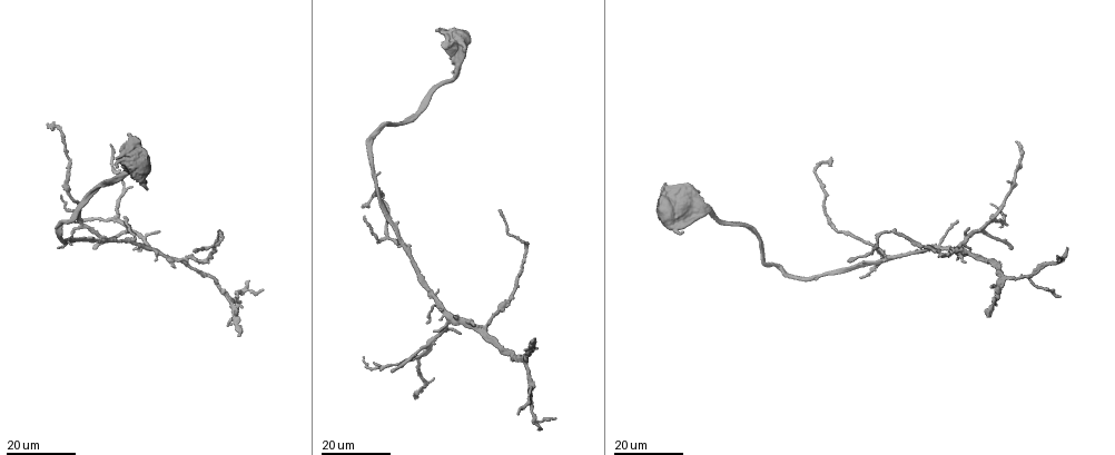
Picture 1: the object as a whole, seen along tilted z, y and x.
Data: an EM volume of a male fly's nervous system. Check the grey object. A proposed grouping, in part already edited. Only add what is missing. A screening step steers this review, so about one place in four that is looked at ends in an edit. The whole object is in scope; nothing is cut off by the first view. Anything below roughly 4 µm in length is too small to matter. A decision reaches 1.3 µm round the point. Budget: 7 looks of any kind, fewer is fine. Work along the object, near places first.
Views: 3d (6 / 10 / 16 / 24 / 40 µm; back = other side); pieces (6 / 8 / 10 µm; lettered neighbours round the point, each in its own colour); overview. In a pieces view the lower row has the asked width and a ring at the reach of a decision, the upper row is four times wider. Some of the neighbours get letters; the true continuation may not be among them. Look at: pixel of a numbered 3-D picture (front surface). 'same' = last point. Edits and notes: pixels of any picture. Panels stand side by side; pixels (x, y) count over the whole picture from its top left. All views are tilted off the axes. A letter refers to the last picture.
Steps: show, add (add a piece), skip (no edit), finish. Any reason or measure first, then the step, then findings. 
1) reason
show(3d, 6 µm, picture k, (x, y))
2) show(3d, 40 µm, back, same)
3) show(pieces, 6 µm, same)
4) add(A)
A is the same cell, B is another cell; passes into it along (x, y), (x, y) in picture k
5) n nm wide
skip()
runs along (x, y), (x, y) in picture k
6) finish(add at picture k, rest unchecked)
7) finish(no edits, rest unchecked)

free end
show(3d, 24 µm, picture 1, (520, 412))

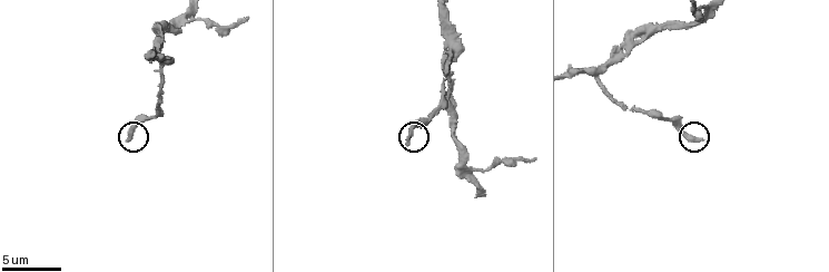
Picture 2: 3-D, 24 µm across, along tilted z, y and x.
show(pieces, 10 µm, picture 2, (406, 141))

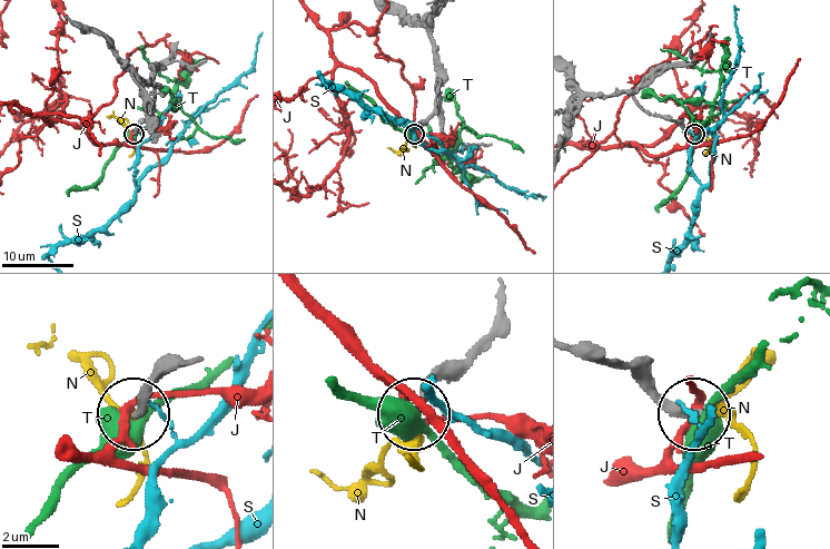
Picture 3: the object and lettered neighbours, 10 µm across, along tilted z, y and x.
add(N)
N is the same cell, J, S and T are other cells; it goes on there

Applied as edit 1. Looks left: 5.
show(overview)

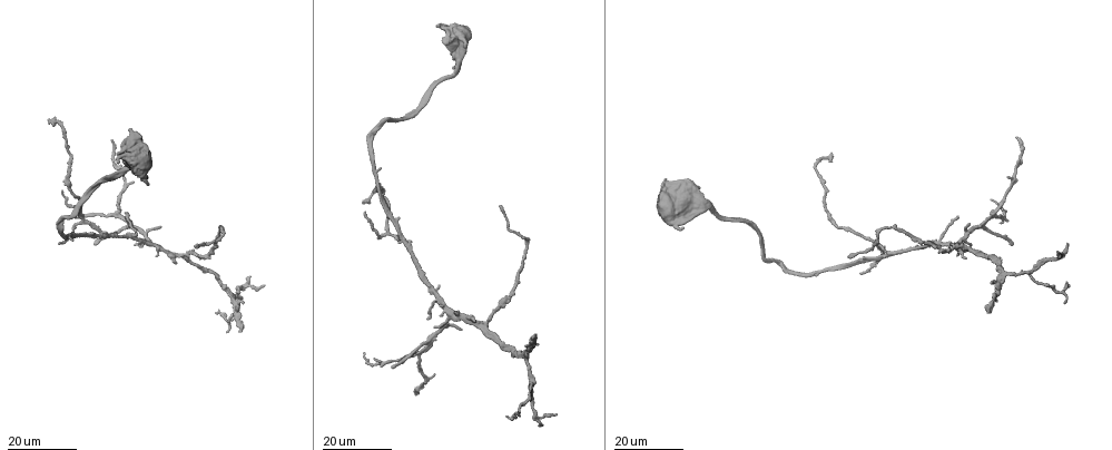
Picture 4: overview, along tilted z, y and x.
free end
show(3d, 24 µm, picture 4, (249, 277))

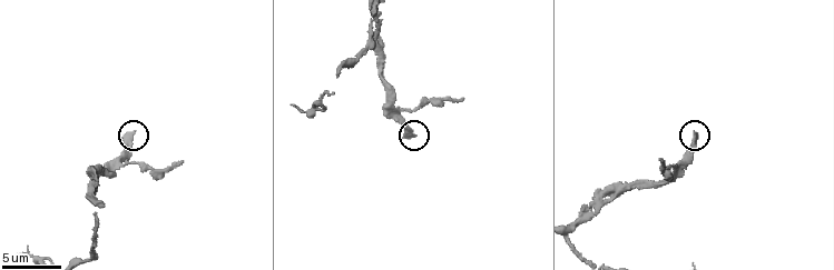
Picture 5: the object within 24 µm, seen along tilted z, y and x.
show(pieces, 10 µm, picture 5, (133, 132))

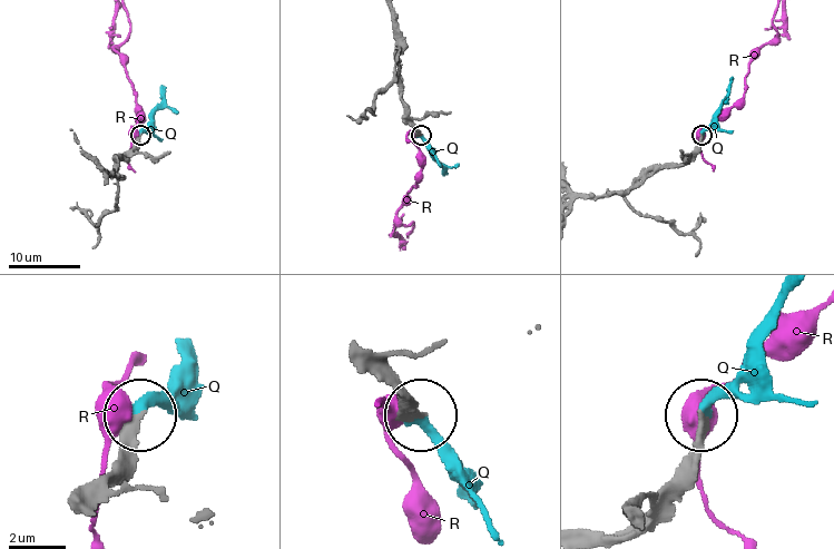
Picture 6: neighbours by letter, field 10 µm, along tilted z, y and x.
add(Q)
Q is the same cell, R is another cell; passes into it along (127, 152), (149, 126), (150, 114), (162, 100), (162, 85) in picture 6; the neuron continues

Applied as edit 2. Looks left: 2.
an open end
show(3d, 24 µm, picture 4, (533, 334))

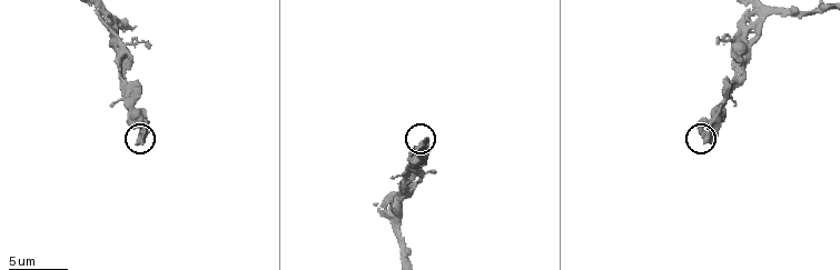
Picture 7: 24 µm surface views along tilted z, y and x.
show(pieces, 8 µm, picture 7, (142, 143))

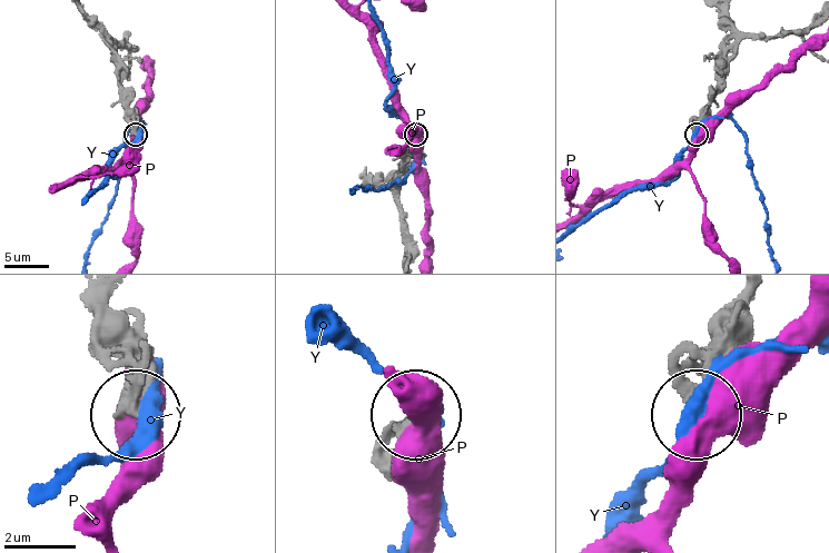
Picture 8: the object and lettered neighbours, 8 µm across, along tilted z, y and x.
skip()
P and Y are other cells; runs along (84, 13), (111, 51), (119, 92), (135, 132) in picture 8; none of them fits

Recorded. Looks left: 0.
finish(add at picture 3, add at picture 6, rest unchecked)

